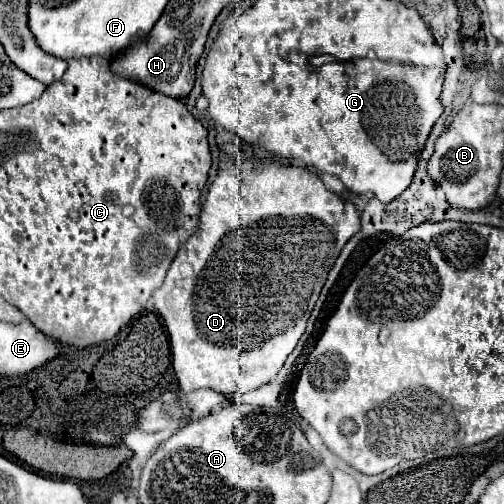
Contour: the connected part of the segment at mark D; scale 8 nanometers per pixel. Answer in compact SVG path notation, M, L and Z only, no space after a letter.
M242 164L234 170L220 170L216 180L210 184L208 188L208 196L202 204L202 212L200 212L200 226L198 230L182 244L184 252L178 252L172 266L168 268L166 280L162 284L162 288L158 288L152 298L154 298L154 312L158 314L158 318L162 320L168 338L170 338L170 350L172 350L172 366L180 384L180 390L184 392L194 392L200 388L210 388L222 394L246 394L266 382L270 382L272 378L276 378L276 374L280 372L280 368L284 366L286 358L290 356L290 352L296 348L300 336L304 334L306 328L306 320L310 318L312 306L318 300L318 294L328 278L330 268L334 266L340 250L344 248L344 244L356 234L360 232L360 216L356 212L356 206L350 200L344 200L342 196L330 192L322 180L318 178L318 174L296 168L296 166L266 166L262 170L256 170L254 164Z

